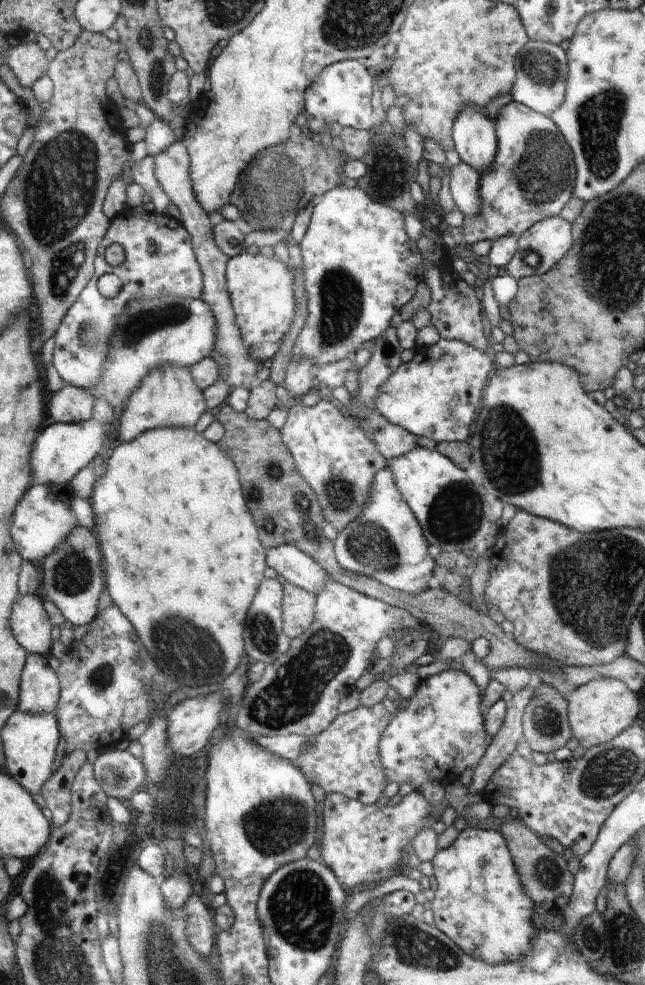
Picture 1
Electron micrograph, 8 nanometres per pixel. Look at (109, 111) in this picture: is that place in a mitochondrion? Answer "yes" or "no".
no

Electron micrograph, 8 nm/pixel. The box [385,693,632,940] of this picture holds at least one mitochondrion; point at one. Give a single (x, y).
(545, 870)

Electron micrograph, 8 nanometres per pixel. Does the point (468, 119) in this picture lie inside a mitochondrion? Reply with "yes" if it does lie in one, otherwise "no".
no

